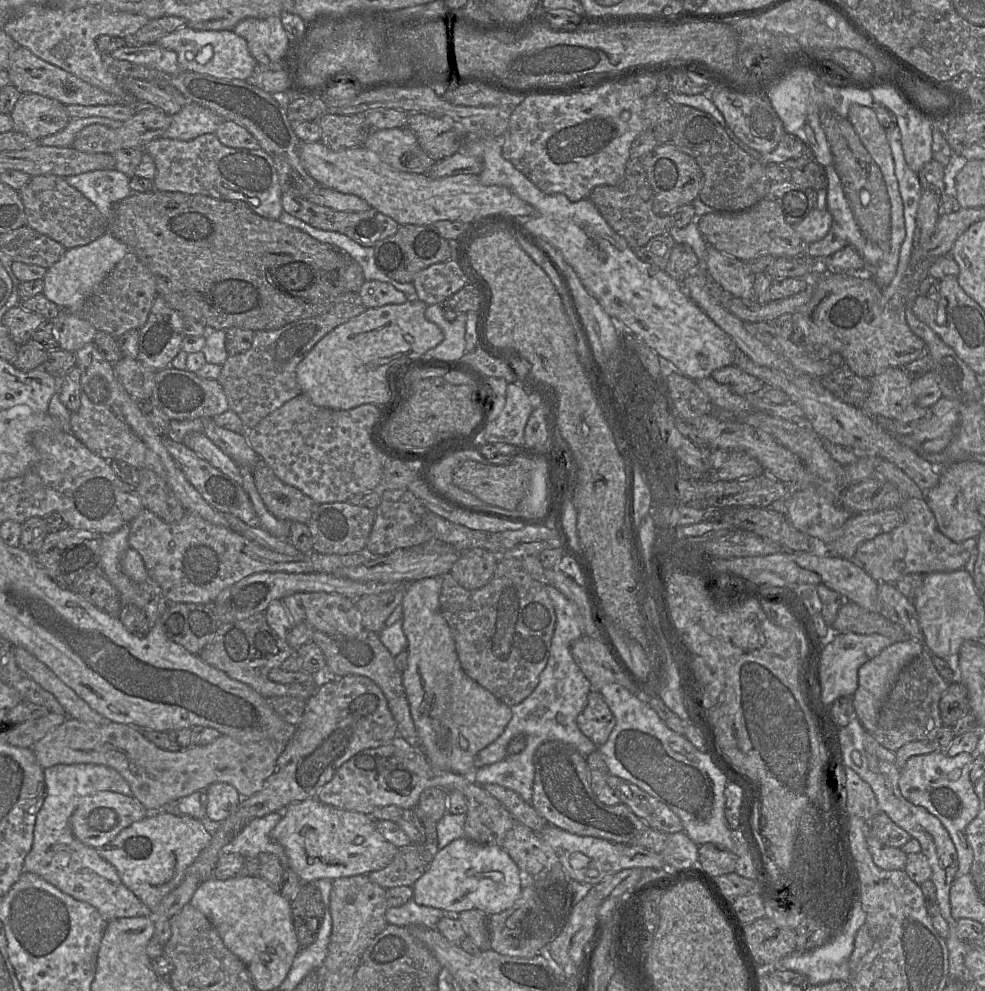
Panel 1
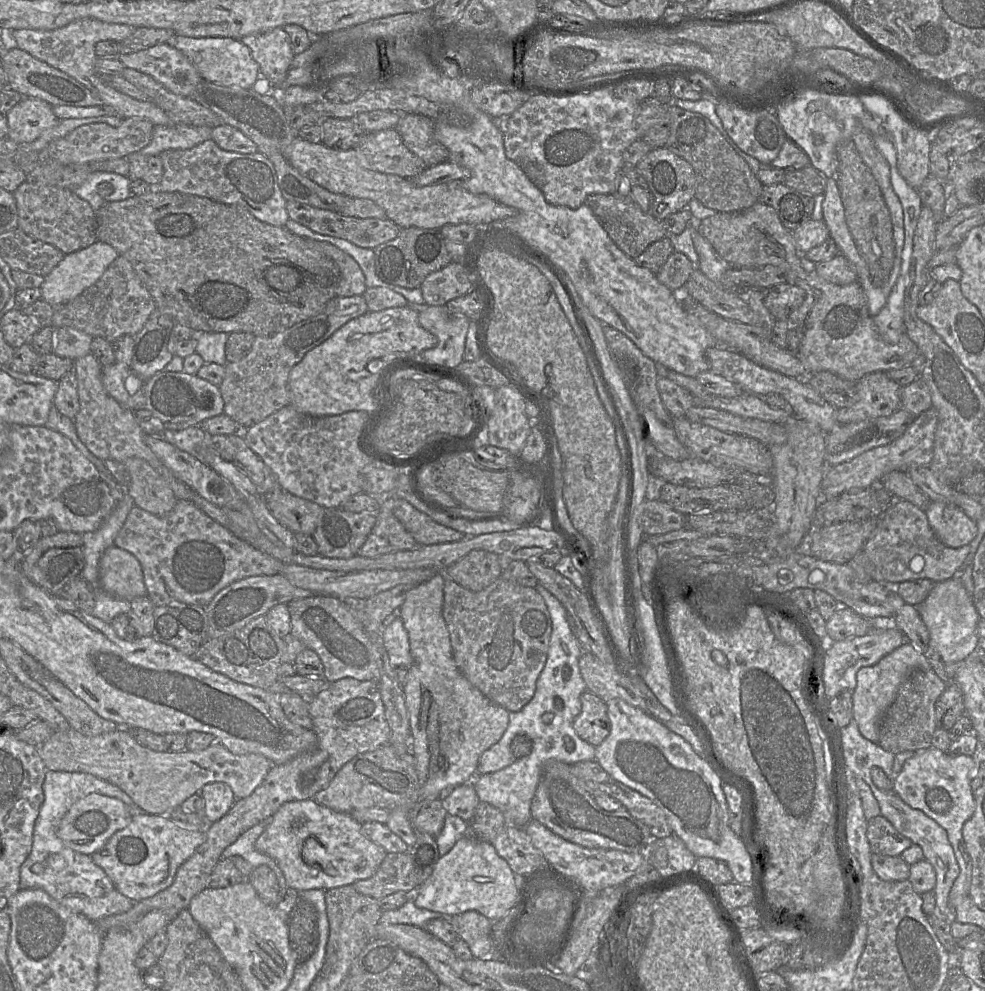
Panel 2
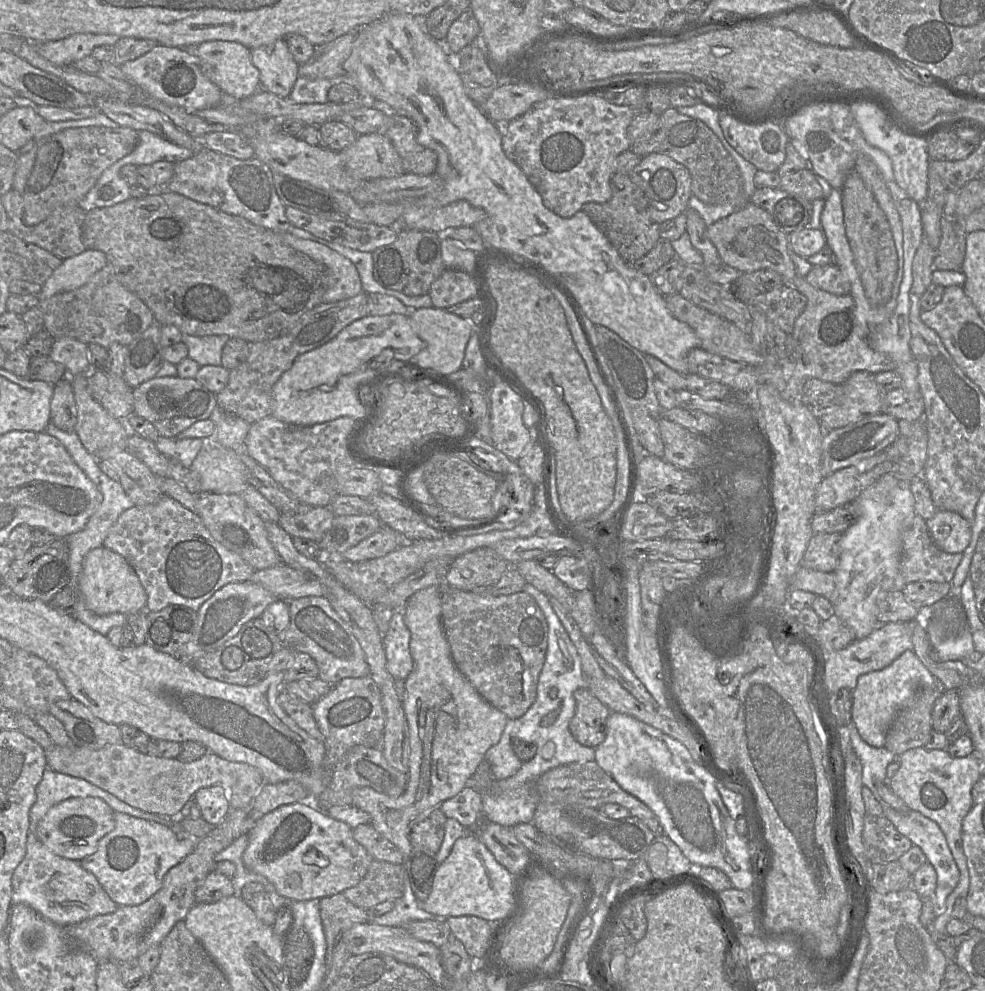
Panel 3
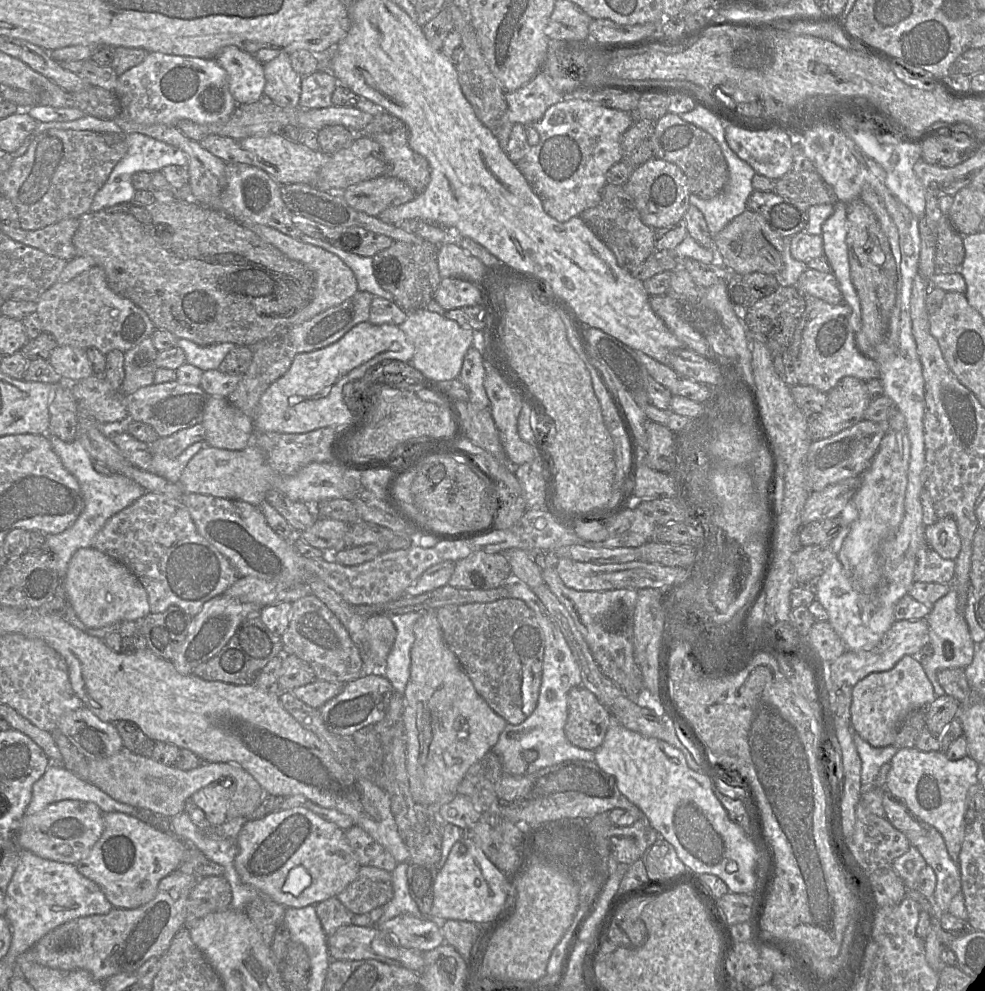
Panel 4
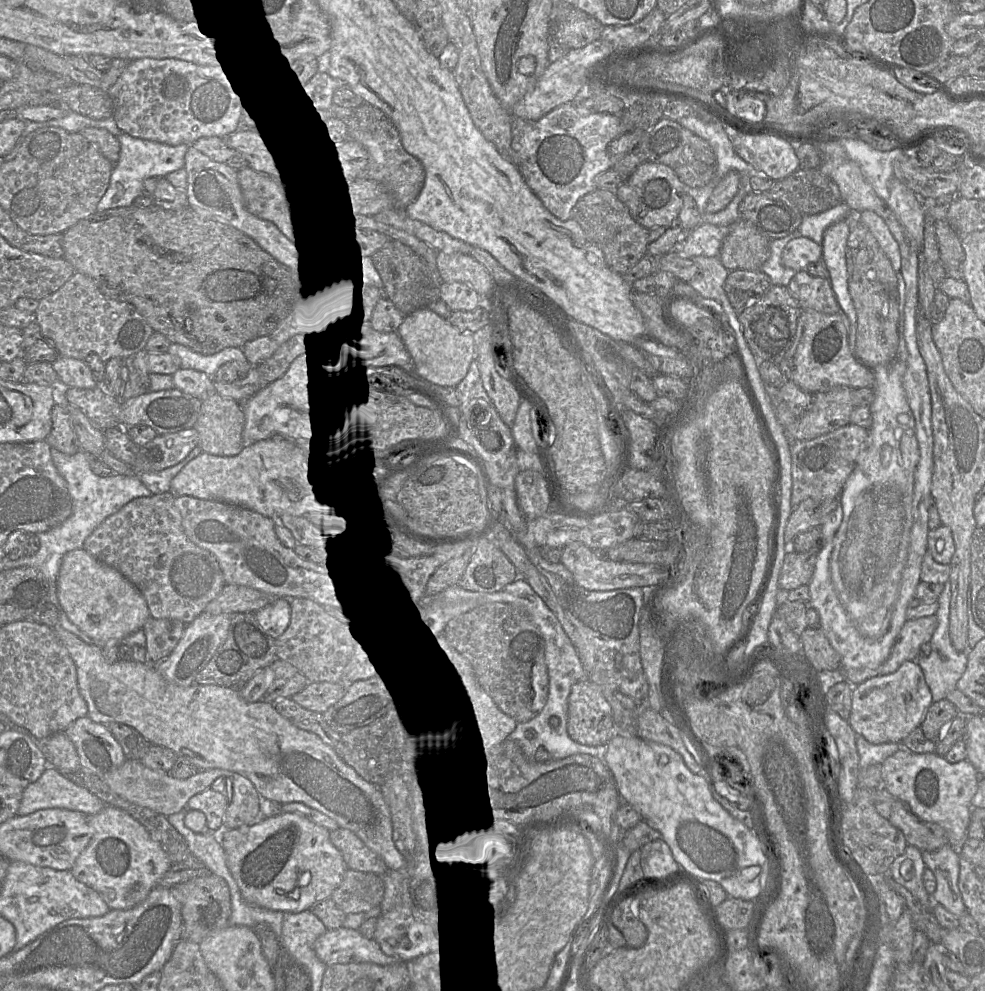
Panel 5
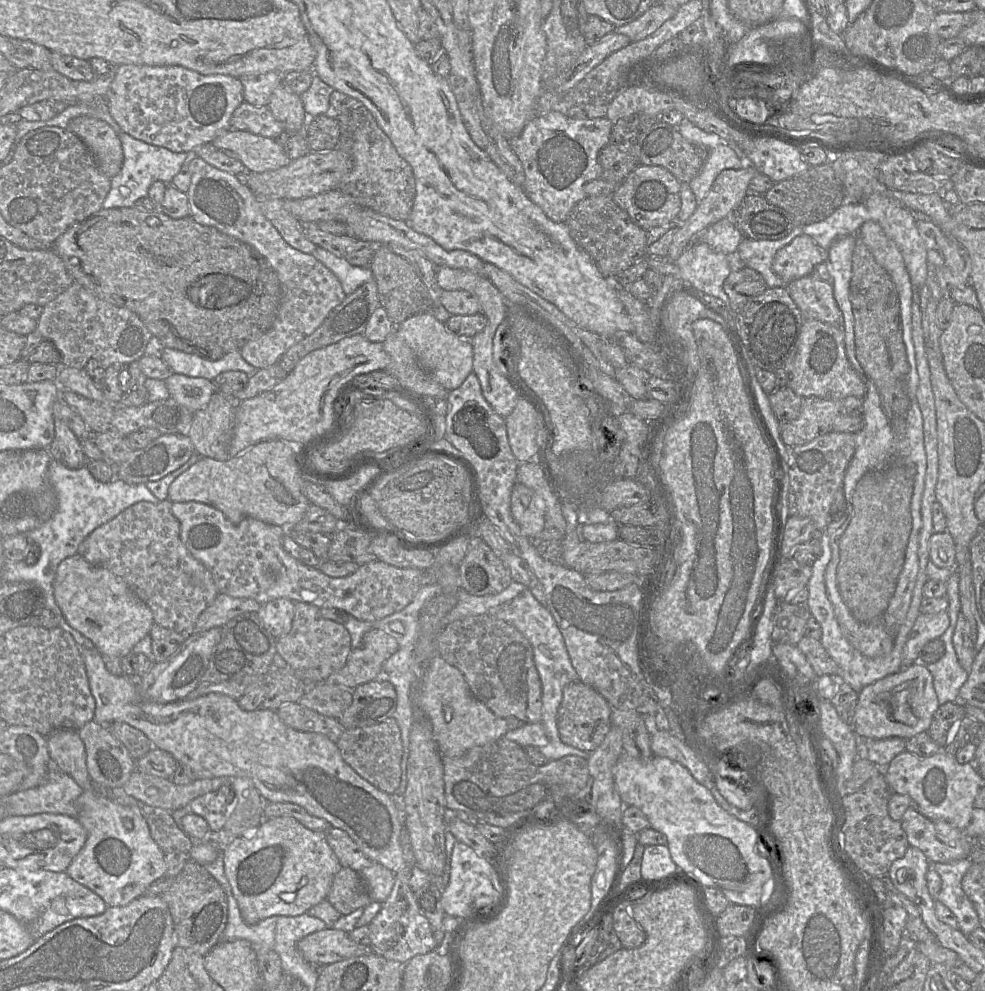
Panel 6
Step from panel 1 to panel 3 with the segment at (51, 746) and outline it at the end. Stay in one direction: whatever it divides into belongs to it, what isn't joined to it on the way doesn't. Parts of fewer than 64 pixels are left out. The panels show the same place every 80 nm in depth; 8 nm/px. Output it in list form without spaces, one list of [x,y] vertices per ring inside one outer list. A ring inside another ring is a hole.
[[[111,744],[94,750],[76,745],[55,745],[45,751],[47,767],[60,773],[87,780],[121,801],[142,811],[178,817],[186,802],[204,787],[222,786],[228,795],[230,809],[248,805],[265,781],[260,771],[246,763],[231,762],[207,752],[201,758],[183,762],[140,753],[125,744]]]

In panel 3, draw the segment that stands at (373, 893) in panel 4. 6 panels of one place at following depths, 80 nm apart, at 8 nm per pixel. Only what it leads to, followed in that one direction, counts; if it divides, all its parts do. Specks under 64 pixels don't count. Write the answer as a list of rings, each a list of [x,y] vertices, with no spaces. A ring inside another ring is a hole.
[[[373,860],[363,879],[342,893],[355,906],[369,911],[379,903],[402,897],[405,874],[403,864]]]

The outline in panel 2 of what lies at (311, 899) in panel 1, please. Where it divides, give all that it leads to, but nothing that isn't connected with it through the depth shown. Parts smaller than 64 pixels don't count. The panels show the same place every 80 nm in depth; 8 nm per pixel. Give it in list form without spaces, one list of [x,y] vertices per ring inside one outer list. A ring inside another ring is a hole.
[[[300,899],[288,917],[289,943],[297,964],[307,961],[319,943],[318,915],[314,905]]]

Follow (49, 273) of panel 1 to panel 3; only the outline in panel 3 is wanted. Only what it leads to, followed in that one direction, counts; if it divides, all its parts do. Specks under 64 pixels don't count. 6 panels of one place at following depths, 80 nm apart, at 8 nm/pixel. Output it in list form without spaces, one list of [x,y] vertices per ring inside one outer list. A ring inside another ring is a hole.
[[[86,249],[76,256],[64,259],[42,285],[39,300],[83,286],[107,263],[105,253],[94,249]]]

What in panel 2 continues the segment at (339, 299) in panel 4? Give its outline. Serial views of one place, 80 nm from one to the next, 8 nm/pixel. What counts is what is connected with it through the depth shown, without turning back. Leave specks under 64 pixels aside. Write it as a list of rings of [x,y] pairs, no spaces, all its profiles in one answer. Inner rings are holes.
[[[314,240],[312,246],[334,260],[340,269],[336,296],[363,295],[367,289],[365,276],[358,263],[350,255],[327,242]]]

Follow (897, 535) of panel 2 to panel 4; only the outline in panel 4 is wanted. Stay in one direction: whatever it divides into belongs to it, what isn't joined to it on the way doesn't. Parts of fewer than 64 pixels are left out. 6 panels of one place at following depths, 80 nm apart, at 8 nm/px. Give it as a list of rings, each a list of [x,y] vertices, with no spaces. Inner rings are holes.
[[[927,543],[919,549],[915,582],[949,584],[953,581],[955,560],[942,558]]]

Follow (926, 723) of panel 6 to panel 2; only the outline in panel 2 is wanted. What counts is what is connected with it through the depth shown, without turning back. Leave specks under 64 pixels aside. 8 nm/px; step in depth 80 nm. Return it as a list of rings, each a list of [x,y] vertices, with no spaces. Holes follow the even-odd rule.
[[[907,641],[891,653],[884,656],[872,666],[862,667],[856,676],[856,688],[852,692],[853,719],[858,725],[861,735],[871,742],[877,743],[882,718],[893,703],[901,684],[915,671],[931,670],[925,654]]]

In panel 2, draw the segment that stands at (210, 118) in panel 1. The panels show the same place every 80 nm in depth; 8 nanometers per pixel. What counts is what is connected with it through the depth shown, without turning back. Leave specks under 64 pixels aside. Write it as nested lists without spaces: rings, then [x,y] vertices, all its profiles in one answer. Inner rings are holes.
[[[180,123],[154,125],[150,143],[138,152],[150,157],[159,156],[167,150],[190,149],[211,139],[212,129],[208,126],[189,126]]]

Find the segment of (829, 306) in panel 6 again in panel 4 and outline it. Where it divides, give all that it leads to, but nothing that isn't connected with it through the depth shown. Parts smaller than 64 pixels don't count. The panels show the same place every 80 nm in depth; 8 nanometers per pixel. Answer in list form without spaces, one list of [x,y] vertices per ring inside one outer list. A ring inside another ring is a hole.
[[[807,269],[794,286],[803,295],[813,296],[832,305],[843,302],[837,279],[831,271],[824,273]]]

